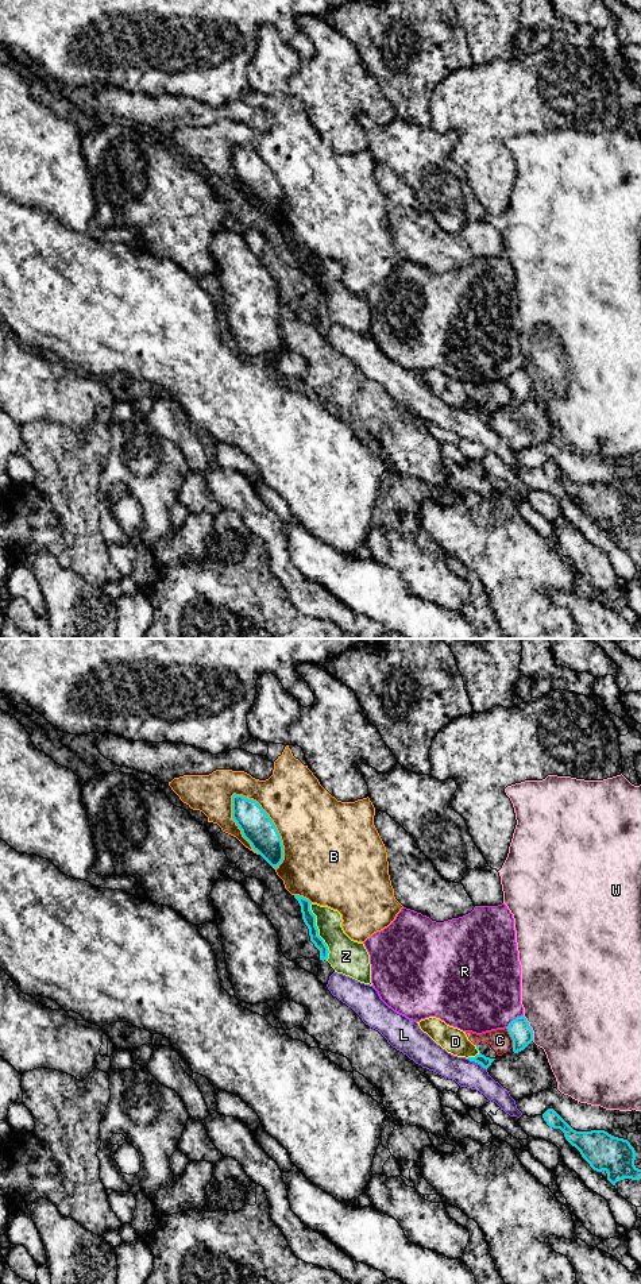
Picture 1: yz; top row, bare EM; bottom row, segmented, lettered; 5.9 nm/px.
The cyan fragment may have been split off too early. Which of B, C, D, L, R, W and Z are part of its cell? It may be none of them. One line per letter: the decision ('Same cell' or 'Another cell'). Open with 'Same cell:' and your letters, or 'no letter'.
Same cell: no letter
B: Another cell
C: Another cell
D: Another cell
L: Another cell
R: Another cell
W: Another cell
Z: Another cell

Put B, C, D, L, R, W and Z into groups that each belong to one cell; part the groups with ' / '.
B / C D / L / R / W / Z

